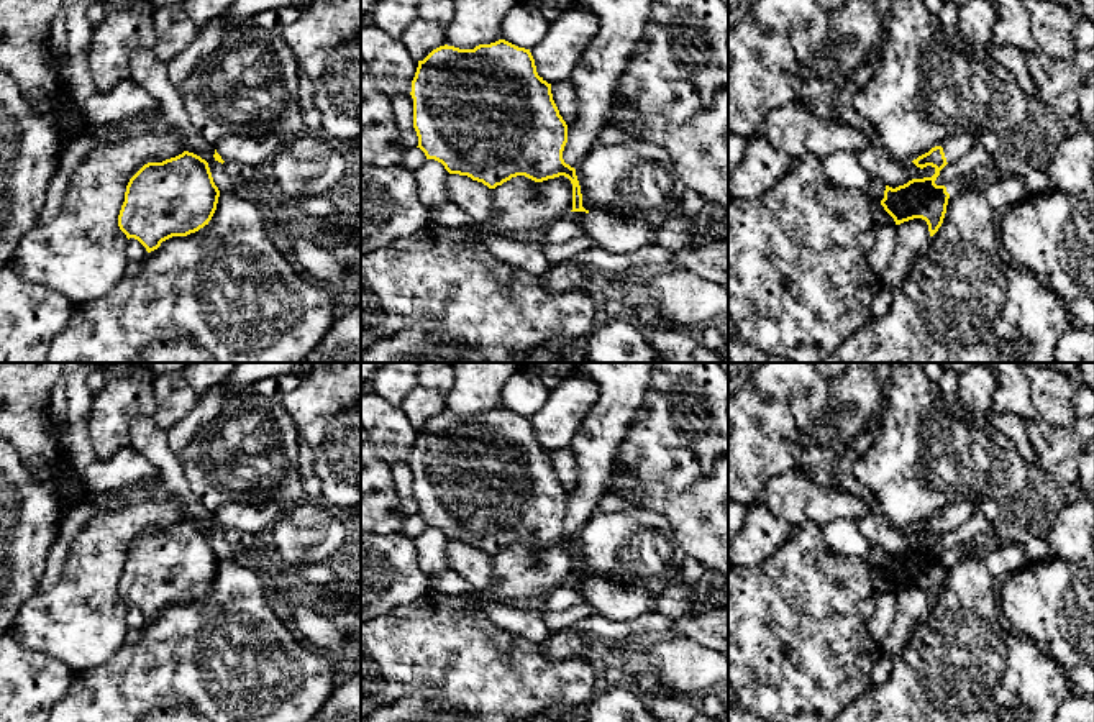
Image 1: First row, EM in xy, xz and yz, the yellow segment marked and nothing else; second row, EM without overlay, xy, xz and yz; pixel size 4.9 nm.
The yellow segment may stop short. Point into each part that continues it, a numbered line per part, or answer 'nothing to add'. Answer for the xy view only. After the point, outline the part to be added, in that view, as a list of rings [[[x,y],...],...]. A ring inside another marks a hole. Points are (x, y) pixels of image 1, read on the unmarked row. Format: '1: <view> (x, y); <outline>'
1: xy (248, 517); [[[230,502],[221,505],[215,515],[223,528],[238,528],[241,532],[258,533],[269,532],[282,512],[274,504],[256,505]]]

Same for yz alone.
1: yz (955, 516); [[[958,502],[946,505],[940,514],[943,515],[946,530],[951,532],[963,523],[966,523],[974,514],[976,504],[973,502]]]

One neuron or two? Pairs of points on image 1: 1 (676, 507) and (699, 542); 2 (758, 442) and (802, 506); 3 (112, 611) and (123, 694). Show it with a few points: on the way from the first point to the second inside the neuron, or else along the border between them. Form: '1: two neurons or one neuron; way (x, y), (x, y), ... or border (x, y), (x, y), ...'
1: one neuron; way (684, 516), (699, 534)
2: two neurons; border (819, 484), (801, 471), (783, 471), (753, 501)
3: two neurons; border (125, 644), (112, 657), (84, 671)

